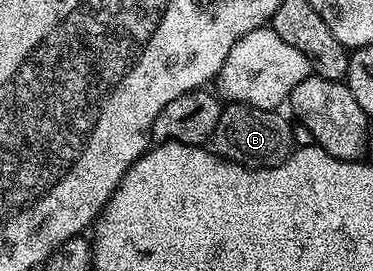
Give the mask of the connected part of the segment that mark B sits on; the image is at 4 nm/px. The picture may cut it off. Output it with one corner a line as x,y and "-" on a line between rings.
234,102
221,109
210,149
228,162
237,162
239,166
249,166
252,170
265,170
268,166
282,164
291,156
294,149
292,122
276,110
263,110
247,106
245,102

